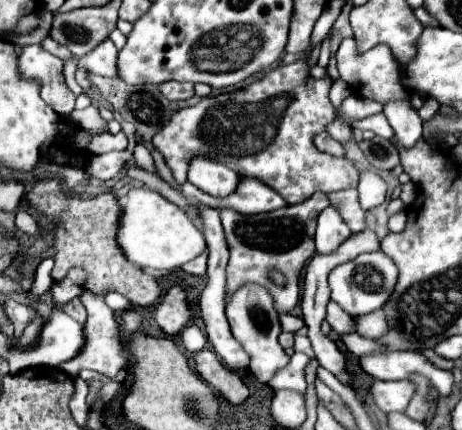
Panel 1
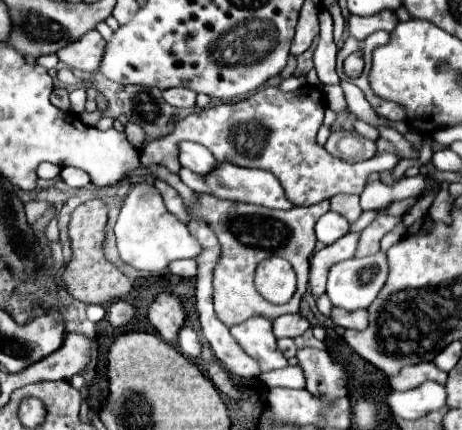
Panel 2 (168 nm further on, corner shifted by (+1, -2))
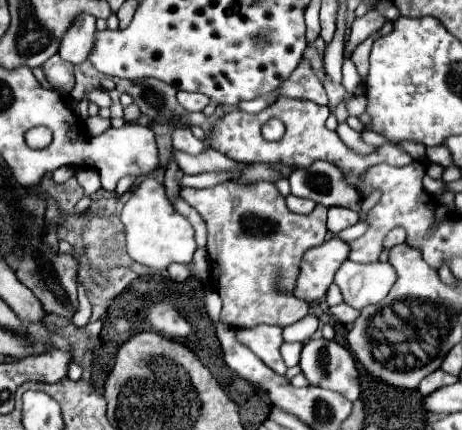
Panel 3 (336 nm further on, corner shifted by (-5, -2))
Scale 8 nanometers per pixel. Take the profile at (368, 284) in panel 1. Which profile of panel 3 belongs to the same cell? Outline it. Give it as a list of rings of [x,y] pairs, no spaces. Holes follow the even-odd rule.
[[[345,261],[335,273],[335,285],[343,293],[343,301],[355,309],[381,303],[397,279],[395,269],[389,261],[355,263]]]

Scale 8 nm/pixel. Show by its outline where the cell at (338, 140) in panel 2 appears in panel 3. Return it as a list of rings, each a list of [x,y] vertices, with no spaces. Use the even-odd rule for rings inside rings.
[[[339,123],[336,132],[337,135],[339,135],[339,139],[341,139],[349,149],[353,149],[353,151],[359,153],[359,155],[369,155],[369,153],[373,153],[373,151],[377,149],[375,145],[365,143],[363,137],[361,137],[361,133],[359,133],[359,131],[353,131],[347,123]]]

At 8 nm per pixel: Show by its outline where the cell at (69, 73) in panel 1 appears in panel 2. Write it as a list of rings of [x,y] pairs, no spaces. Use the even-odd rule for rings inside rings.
[[[75,89],[75,91],[71,91],[69,97],[71,97],[71,111],[75,115],[83,113],[85,111],[85,89]]]

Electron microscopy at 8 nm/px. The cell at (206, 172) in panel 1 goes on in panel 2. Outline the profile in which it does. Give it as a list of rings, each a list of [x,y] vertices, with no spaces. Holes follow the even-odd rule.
[[[189,141],[179,143],[179,161],[183,167],[187,167],[199,175],[207,175],[217,165],[217,161],[213,159],[209,149],[205,149],[197,143],[189,143]]]

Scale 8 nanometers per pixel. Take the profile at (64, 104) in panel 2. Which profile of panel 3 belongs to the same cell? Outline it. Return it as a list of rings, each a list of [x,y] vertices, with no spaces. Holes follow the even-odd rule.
[[[53,55],[49,61],[45,61],[43,65],[45,77],[53,87],[59,87],[63,91],[63,97],[69,97],[73,85],[75,85],[75,77],[73,77],[73,65],[63,61],[59,55]]]

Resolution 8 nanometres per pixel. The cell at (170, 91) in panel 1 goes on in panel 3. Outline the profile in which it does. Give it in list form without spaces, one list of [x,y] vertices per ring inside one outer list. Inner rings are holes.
[[[179,91],[177,101],[187,109],[187,111],[203,111],[203,107],[209,103],[209,97],[203,93],[189,93],[189,91]]]

